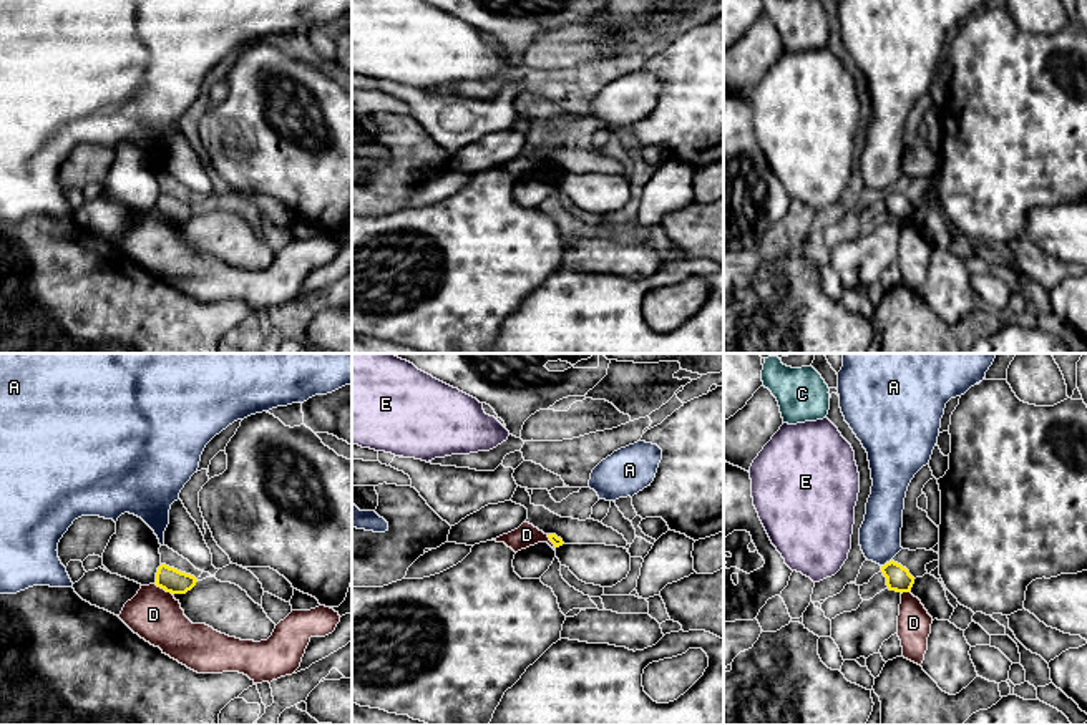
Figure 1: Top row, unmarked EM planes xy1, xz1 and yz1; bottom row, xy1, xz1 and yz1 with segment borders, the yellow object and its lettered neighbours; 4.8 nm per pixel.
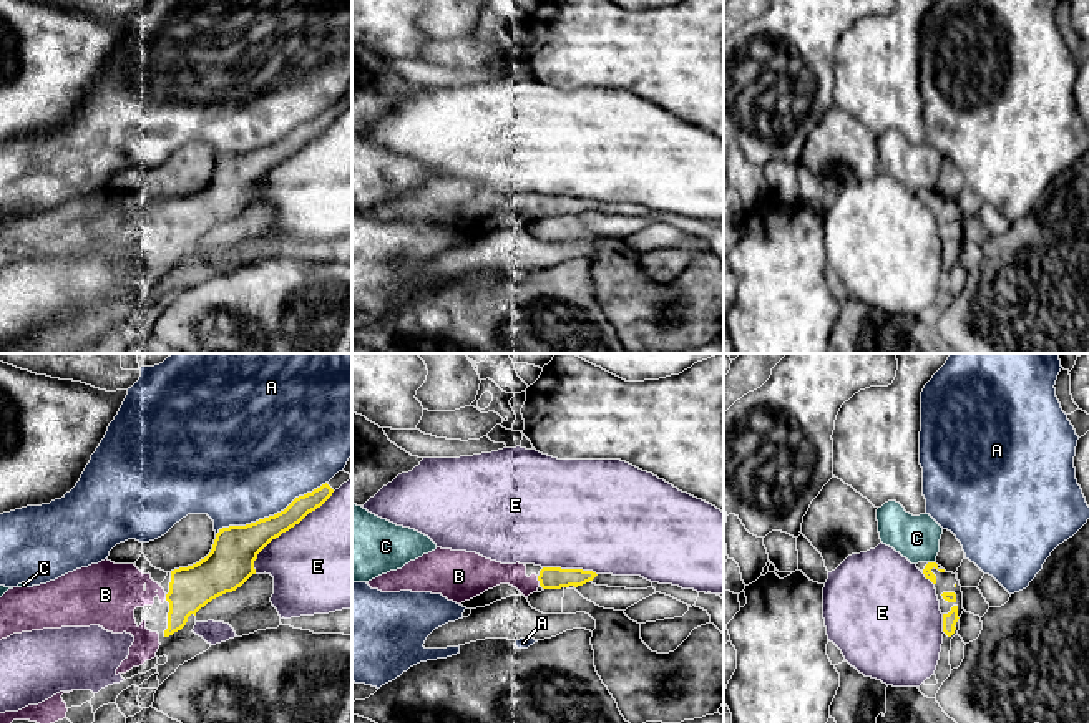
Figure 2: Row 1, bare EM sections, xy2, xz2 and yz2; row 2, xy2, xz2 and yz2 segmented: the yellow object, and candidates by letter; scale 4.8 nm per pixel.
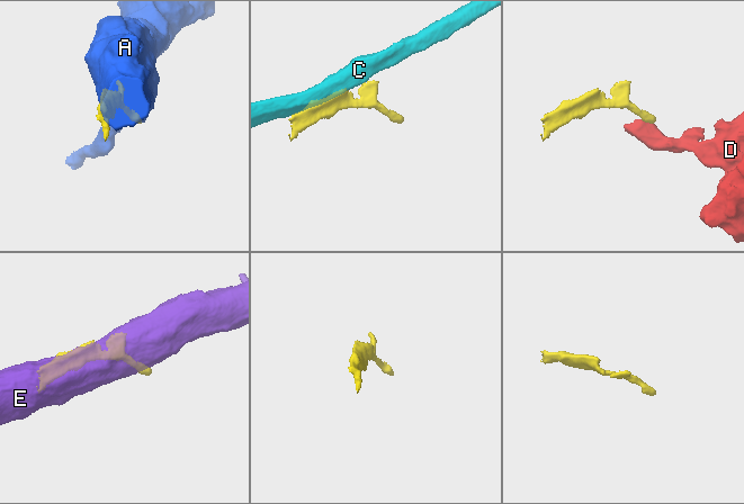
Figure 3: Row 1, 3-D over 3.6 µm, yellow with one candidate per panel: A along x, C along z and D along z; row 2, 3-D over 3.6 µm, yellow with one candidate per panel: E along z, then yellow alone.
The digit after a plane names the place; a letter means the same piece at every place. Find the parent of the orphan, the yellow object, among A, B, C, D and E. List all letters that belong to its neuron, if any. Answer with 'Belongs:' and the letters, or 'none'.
Belongs: B

